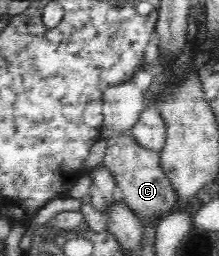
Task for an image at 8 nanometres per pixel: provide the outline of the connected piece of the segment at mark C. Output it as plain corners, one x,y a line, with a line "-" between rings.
130,132
109,136
105,152
101,164
109,169
117,187
121,188
123,202
139,219
140,216
151,218
152,215
161,215
162,218
177,207
178,197
171,180
161,168
159,152
139,145

